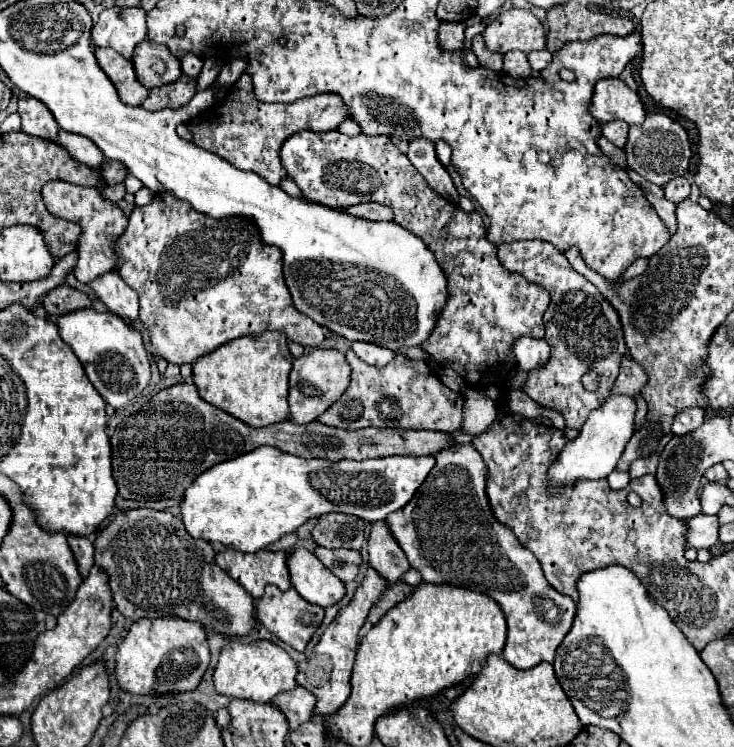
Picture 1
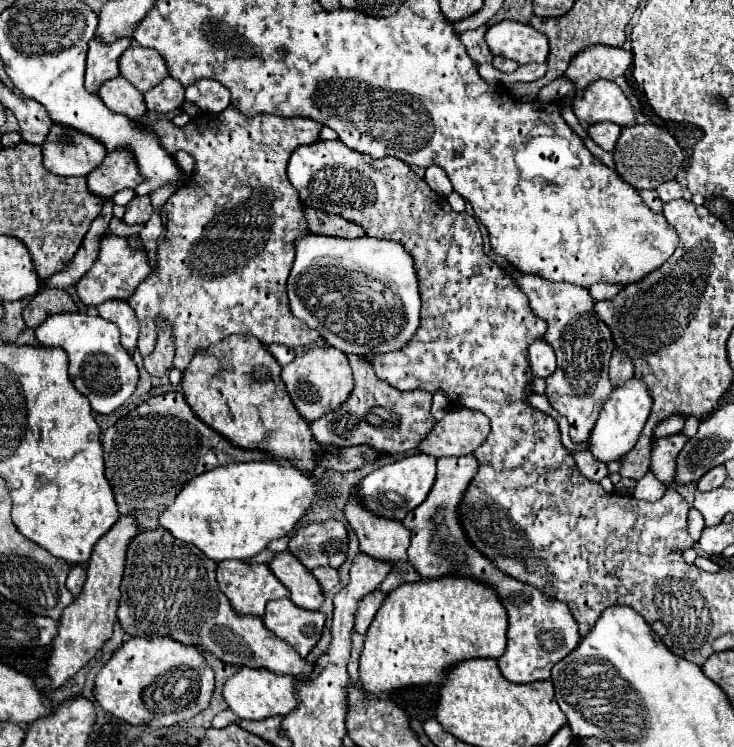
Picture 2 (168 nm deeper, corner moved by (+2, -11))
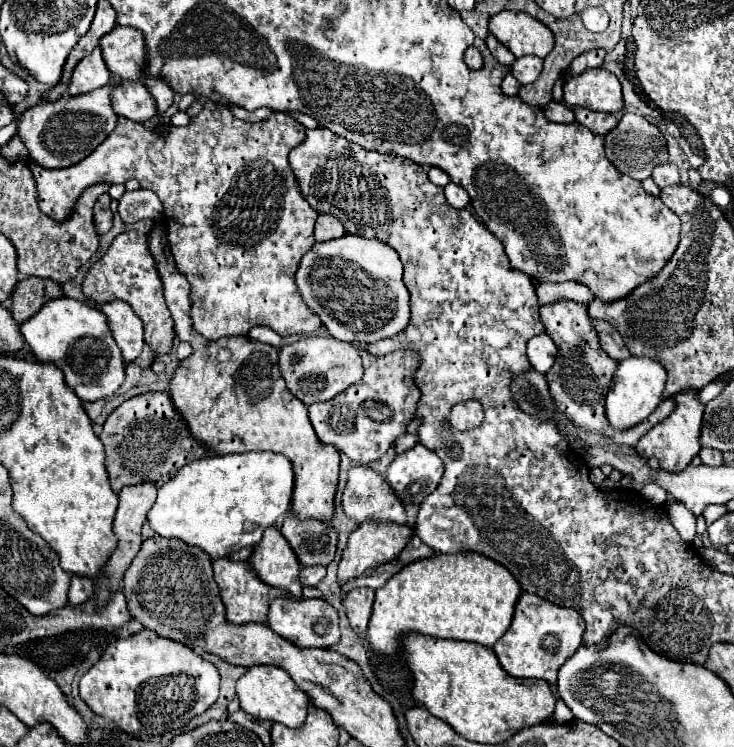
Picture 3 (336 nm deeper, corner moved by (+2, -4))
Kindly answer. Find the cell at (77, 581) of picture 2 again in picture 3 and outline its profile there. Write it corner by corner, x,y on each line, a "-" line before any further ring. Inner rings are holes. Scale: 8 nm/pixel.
71,576
71,588
69,588
69,602
67,606
79,606
87,602
93,594
93,582
89,578

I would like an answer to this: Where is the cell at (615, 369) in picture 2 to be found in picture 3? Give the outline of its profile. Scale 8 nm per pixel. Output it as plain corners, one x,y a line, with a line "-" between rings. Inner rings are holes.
591,318
591,320
593,320
593,328
595,328
597,336
599,336
601,348
603,348
611,358
615,358
617,362
625,360
625,358
629,356
629,350
625,348
625,342
623,342
621,334
619,334
611,324
607,324
605,320
597,320
597,318

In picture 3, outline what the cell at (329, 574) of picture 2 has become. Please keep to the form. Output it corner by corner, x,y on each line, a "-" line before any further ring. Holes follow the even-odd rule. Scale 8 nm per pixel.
307,566
307,568
301,568
299,582
303,586
317,586
323,576
325,576
325,568
323,566

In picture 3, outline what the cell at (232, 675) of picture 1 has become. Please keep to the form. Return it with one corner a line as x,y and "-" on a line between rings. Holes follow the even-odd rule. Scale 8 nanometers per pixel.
253,666
245,676
237,680
237,698
241,700
241,708
259,720
279,722
287,728
301,728
307,716
309,698
307,694
297,688
297,684
291,680
291,676
277,668
277,666

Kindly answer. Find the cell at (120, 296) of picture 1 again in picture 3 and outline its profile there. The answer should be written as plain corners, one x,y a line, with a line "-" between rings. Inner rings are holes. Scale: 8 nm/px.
107,302
101,306
101,312
107,316
113,338
123,354
123,362
131,364
143,348
143,324
139,316
125,302

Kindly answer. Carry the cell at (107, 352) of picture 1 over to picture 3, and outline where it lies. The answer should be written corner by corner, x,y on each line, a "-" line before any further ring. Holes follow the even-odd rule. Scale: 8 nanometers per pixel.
67,296
49,300
35,316
19,326
19,332
23,334
35,358
39,362
55,364
63,372
65,384
83,402
109,398
125,380
121,352
109,332
105,314
95,306

